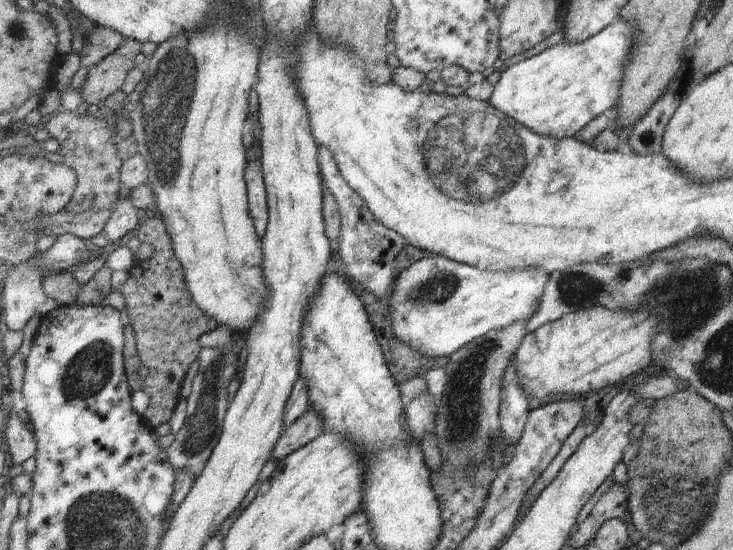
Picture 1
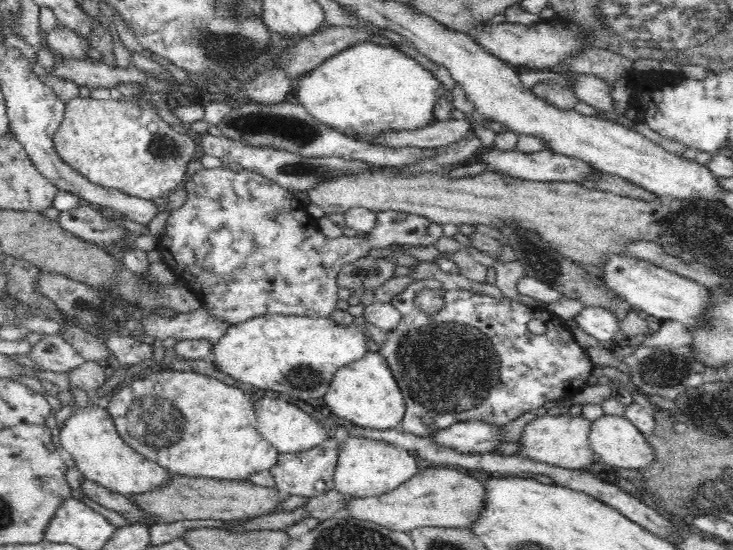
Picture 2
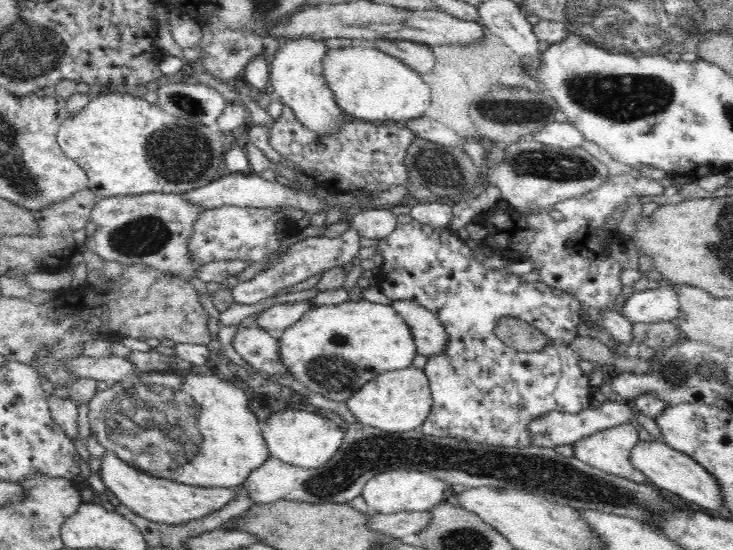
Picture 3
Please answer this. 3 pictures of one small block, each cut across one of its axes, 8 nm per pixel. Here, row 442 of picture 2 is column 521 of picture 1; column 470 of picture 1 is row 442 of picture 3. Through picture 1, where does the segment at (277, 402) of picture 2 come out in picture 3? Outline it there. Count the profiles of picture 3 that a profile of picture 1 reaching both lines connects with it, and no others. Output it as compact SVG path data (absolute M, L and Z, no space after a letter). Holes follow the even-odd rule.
M285 410L272 414L261 426L269 456L292 466L321 468L339 451L344 442L344 430L332 420L306 410Z

